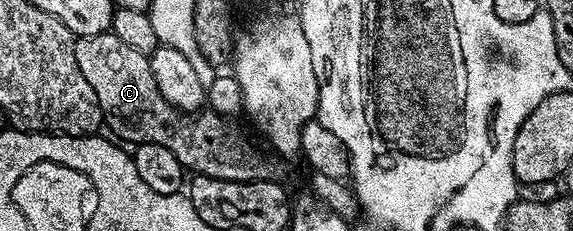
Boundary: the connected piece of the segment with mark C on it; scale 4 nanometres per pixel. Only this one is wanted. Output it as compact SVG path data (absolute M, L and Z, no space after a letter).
M111 31L78 37L75 53L77 66L81 66L81 74L85 74L85 82L89 82L89 86L93 86L93 94L97 94L97 102L103 111L103 124L108 128L106 131L116 141L128 140L136 146L156 144L171 148L173 154L177 154L177 162L181 162L191 174L241 182L279 182L284 179L284 161L266 147L258 148L235 125L238 123L234 119L218 116L210 110L177 115L174 106L161 98L157 82L153 82L149 57L141 54L141 50L132 50Z

